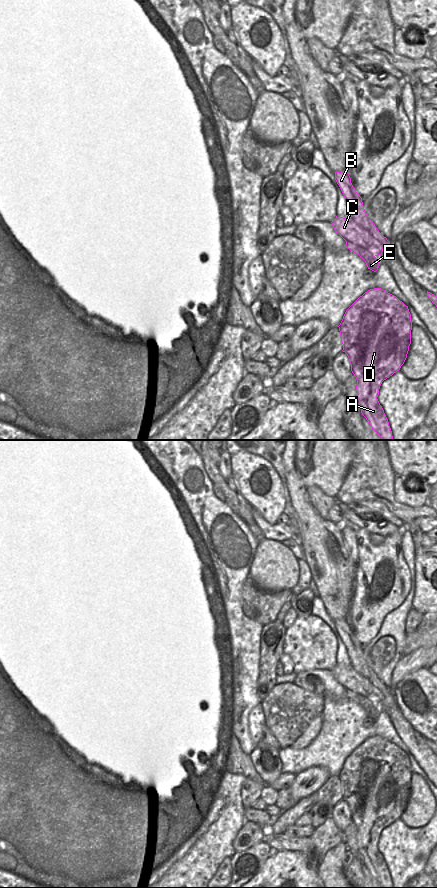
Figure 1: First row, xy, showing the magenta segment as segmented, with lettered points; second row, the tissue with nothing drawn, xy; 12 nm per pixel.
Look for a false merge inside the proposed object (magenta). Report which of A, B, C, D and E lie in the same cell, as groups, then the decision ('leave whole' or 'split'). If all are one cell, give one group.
groups A C D E / B; split

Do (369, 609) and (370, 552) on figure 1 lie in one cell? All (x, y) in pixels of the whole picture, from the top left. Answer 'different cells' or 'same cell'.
same cell

